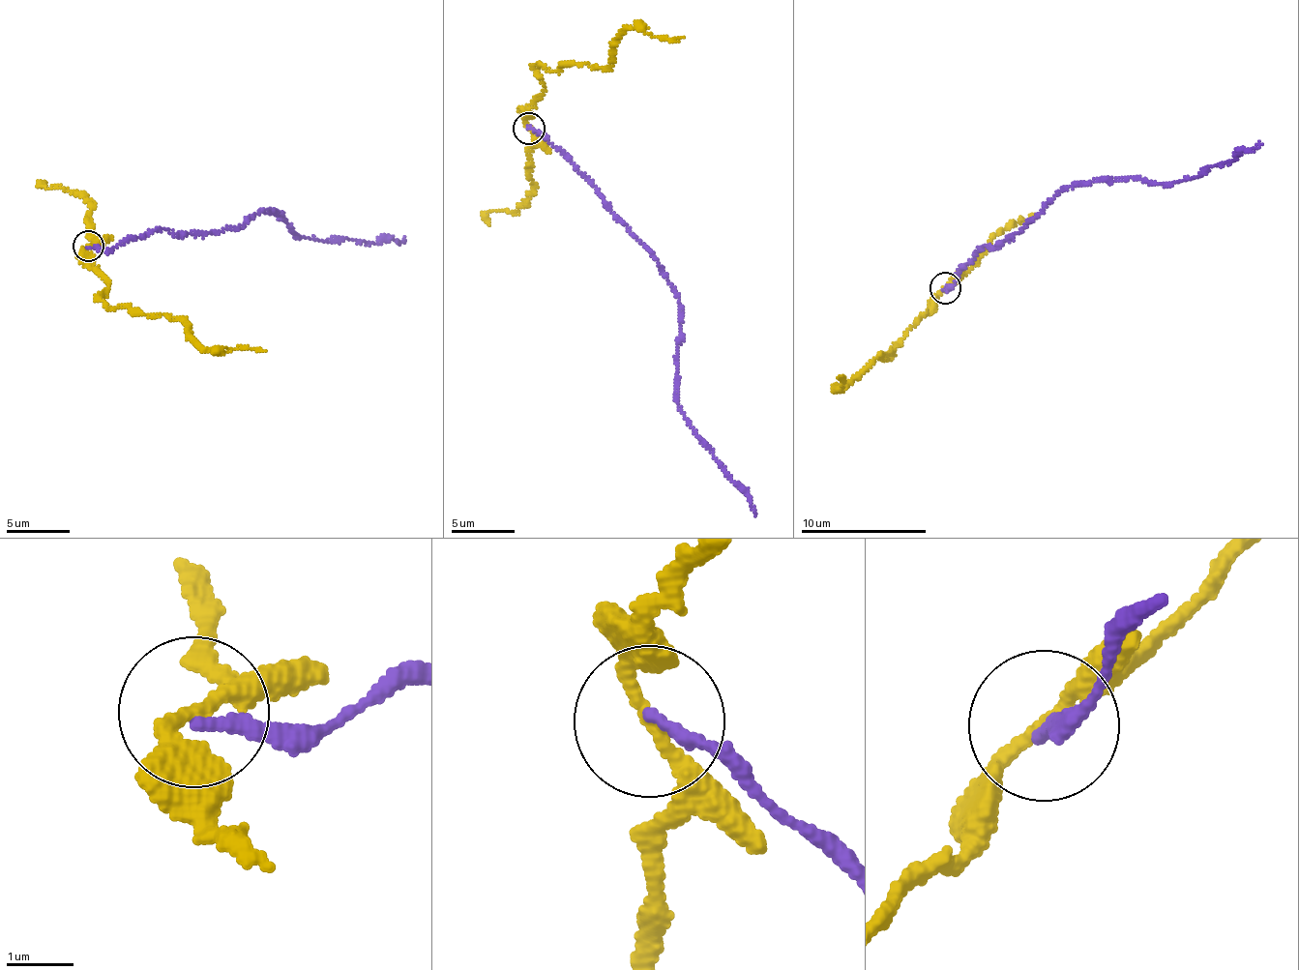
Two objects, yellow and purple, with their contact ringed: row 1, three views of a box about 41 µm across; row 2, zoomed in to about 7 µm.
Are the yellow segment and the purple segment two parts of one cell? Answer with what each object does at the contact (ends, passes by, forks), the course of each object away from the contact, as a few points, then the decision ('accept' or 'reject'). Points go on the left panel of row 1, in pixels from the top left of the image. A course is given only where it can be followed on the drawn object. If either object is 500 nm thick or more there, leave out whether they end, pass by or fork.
yellow passes by; purple ends; course yellow (88, 245), (88, 264), (108, 285), (99, 295), (103, 300), (144, 314), (176, 317), (204, 348), (265, 350); course purple (88, 249), (109, 249), (165, 229), (180, 236), (216, 234), (263, 212), (286, 220), (302, 237), (405, 240); reject

